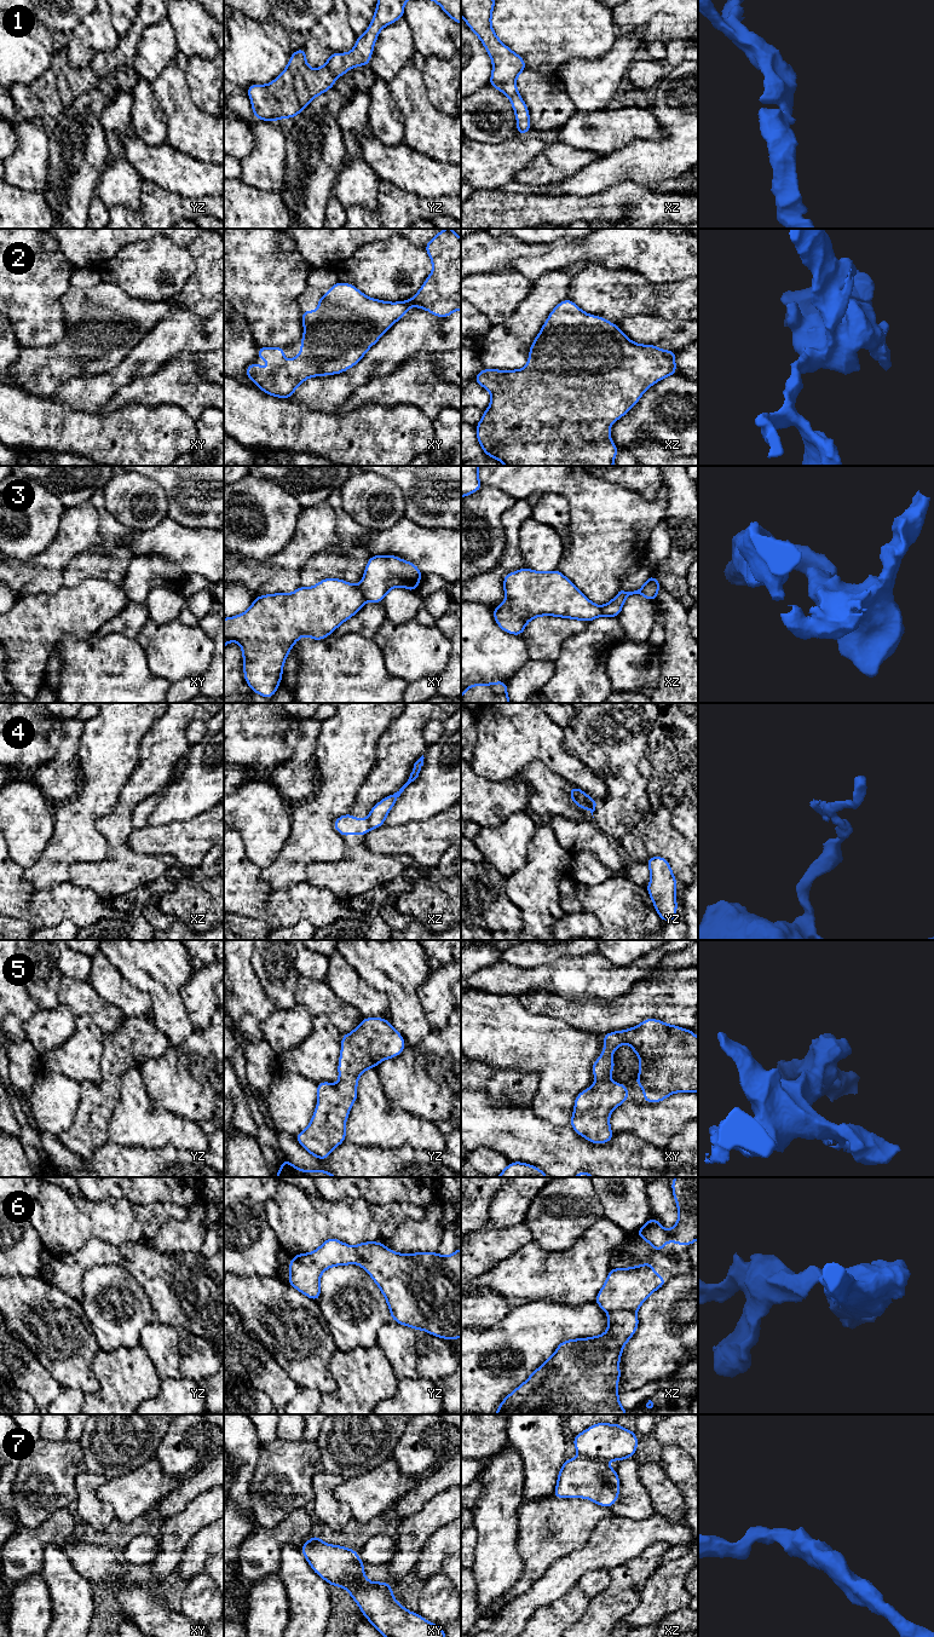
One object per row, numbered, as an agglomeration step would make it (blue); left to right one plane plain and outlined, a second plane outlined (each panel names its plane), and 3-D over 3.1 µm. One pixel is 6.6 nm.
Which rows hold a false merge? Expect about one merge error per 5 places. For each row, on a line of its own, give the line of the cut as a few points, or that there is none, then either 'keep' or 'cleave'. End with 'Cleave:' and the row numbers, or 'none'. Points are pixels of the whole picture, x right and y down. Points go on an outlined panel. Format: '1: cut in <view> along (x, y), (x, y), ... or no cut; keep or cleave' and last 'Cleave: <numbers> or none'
1: no cut; keep
2: no cut; keep
3: cut in xy along (358, 587), (367, 600); cleave
4: cut in yz along (574, 787), (583, 794), (591, 810); cleave
5: no cut; keep
6: cut in xz along (635, 1310), (611, 1310), (609, 1313); cleave
7: no cut; keep
Cleave: 3, 4, 6

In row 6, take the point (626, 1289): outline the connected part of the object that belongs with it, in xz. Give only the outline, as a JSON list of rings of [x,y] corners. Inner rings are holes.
[[[653,1263],[630,1268],[610,1269],[595,1303],[605,1312],[636,1312],[646,1298],[667,1284],[664,1276],[653,1272]]]

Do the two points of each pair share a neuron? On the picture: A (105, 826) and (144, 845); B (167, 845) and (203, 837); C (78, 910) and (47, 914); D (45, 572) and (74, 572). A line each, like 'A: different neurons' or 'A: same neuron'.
A: different neurons
B: same neuron
C: same neuron
D: different neurons

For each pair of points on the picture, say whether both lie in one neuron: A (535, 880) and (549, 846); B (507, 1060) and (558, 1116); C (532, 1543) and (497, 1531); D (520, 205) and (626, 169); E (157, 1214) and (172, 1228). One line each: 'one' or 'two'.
A: one
B: one
C: two
D: two
E: two

